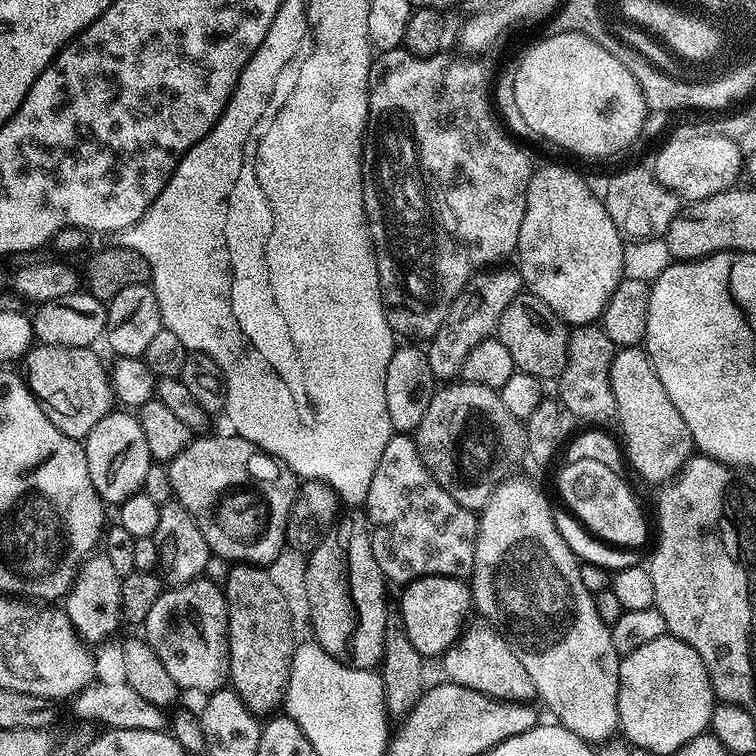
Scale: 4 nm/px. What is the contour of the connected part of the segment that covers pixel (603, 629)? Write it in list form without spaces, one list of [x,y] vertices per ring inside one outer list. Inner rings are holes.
[[[505,478],[498,487],[492,491],[492,497],[484,504],[478,516],[478,527],[476,530],[476,549],[474,550],[474,566],[470,577],[470,587],[472,589],[472,603],[475,611],[481,612],[485,616],[487,623],[497,629],[501,636],[507,640],[508,645],[518,654],[518,662],[526,666],[526,674],[530,674],[530,682],[534,682],[536,696],[544,699],[544,704],[553,712],[555,719],[566,730],[578,734],[578,738],[589,742],[598,742],[607,739],[617,729],[620,722],[618,714],[618,686],[620,685],[620,662],[621,656],[614,650],[612,641],[612,630],[609,625],[598,618],[598,610],[593,593],[582,586],[582,574],[580,573],[581,561],[573,554],[566,541],[555,528],[555,514],[553,505],[548,505],[548,500],[544,497],[542,489],[531,479],[512,480]]]

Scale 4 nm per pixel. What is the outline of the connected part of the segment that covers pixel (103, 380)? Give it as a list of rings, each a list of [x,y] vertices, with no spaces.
[[[37,343],[23,357],[23,375],[28,389],[42,406],[46,418],[70,438],[83,441],[114,408],[112,377],[92,348],[67,348]]]

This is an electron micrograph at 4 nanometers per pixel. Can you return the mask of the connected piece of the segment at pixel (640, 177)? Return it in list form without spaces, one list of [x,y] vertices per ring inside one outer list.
[[[651,167],[624,168],[616,172],[608,180],[602,191],[602,199],[606,206],[606,214],[610,214],[610,222],[620,231],[620,235],[629,241],[654,239],[663,237],[664,232],[674,222],[674,218],[682,210],[681,197],[662,186],[656,180]]]

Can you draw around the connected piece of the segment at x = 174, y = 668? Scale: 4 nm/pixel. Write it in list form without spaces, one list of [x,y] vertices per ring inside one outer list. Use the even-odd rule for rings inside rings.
[[[201,578],[188,584],[178,584],[161,591],[142,623],[143,639],[158,654],[166,674],[170,674],[177,689],[189,688],[192,692],[211,694],[225,687],[228,679],[228,603],[224,601],[224,589],[219,583]]]

